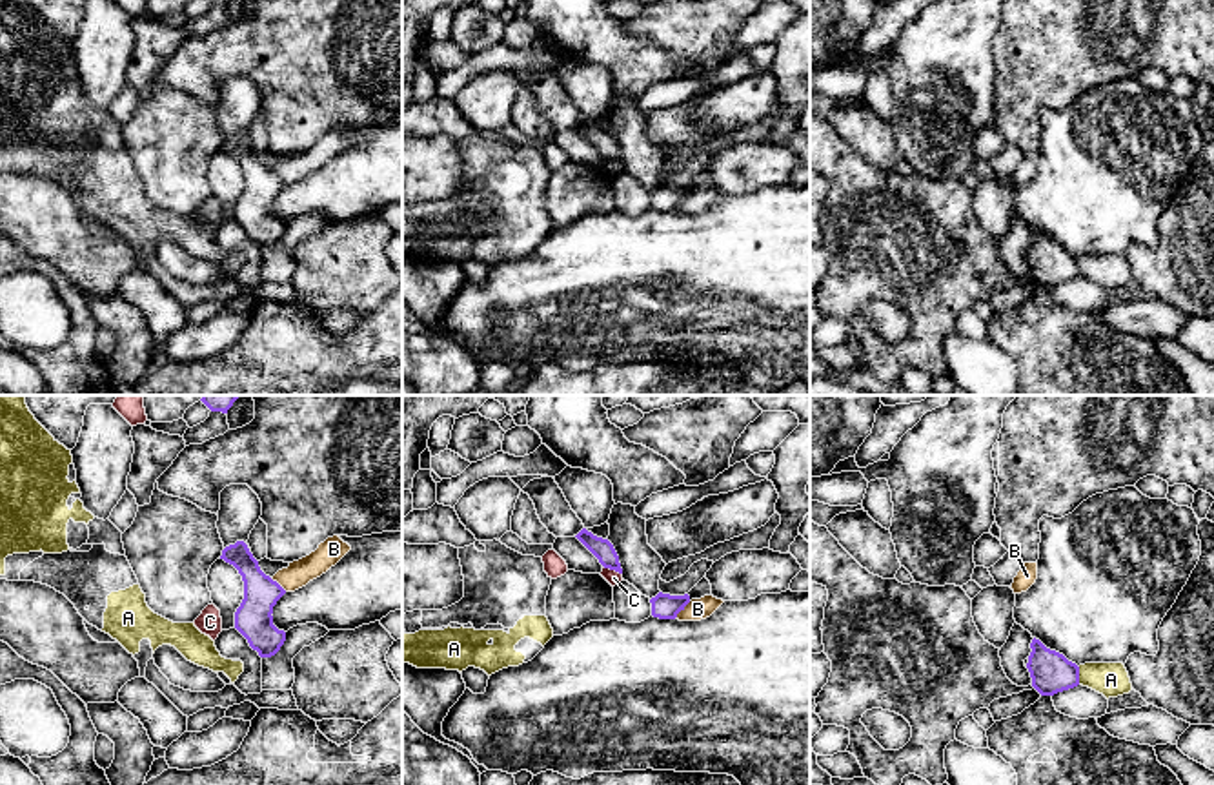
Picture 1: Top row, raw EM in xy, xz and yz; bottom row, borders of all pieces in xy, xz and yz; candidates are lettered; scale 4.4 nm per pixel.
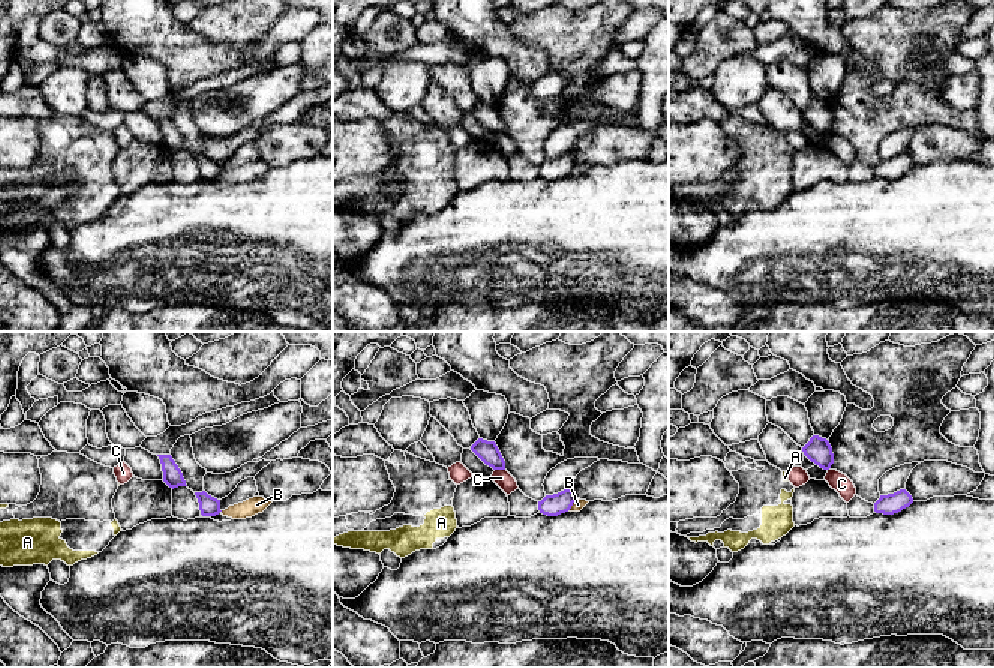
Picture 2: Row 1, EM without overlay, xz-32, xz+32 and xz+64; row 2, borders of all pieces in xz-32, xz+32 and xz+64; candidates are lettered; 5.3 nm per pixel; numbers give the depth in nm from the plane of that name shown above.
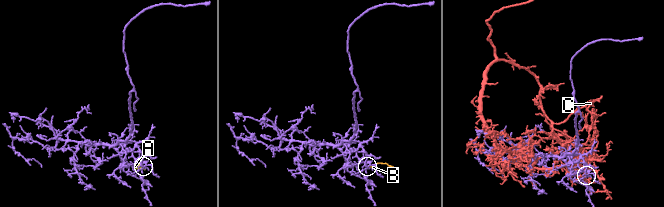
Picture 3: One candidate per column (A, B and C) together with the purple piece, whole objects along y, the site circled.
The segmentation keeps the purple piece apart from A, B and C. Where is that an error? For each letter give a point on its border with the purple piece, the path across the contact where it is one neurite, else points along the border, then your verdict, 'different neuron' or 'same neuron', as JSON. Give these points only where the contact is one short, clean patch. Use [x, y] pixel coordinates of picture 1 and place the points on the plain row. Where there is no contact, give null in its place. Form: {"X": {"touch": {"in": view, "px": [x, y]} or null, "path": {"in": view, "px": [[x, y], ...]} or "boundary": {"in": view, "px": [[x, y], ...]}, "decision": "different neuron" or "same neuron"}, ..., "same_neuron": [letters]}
{"A": {"touch": {"in": "yz", "px": [1078, 268]}, "boundary": {"in": "yz", "px": [[1078, 259], [1080, 275]]}, "decision": "different neuron"}, "B": {"touch": {"in": "xz", "px": [681, 201]}, "boundary": {"in": "xz", "px": [[690, 193], [674, 210]]}, "decision": "different neuron"}, "C": {"touch": {"in": "xz", "px": [612, 161]}, "decision": "different neuron"}, "same_neuron": []}

